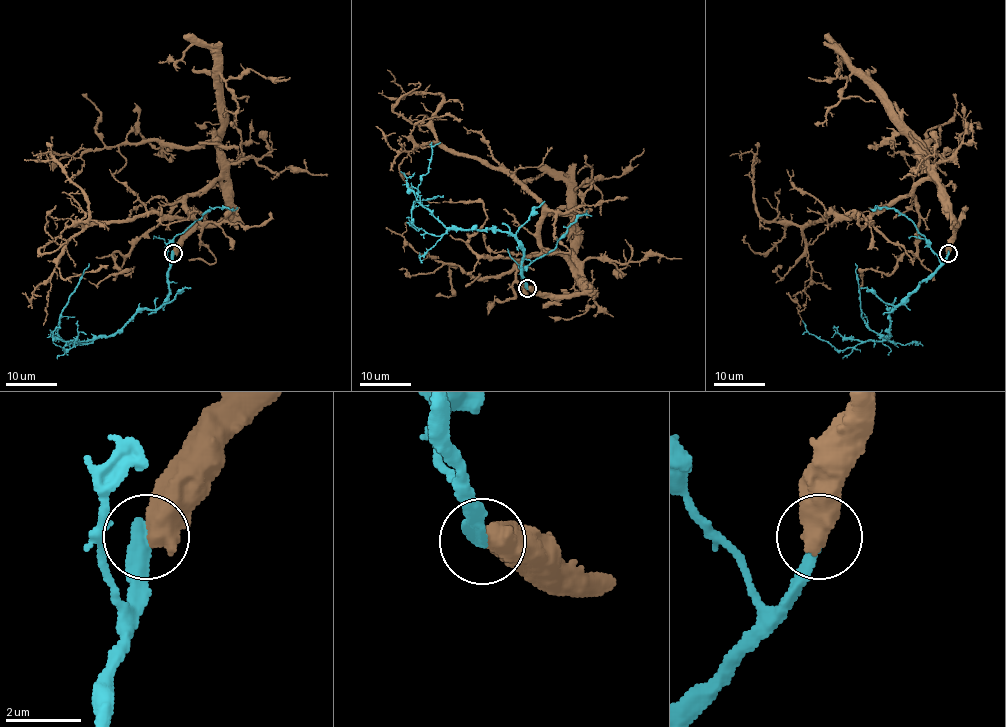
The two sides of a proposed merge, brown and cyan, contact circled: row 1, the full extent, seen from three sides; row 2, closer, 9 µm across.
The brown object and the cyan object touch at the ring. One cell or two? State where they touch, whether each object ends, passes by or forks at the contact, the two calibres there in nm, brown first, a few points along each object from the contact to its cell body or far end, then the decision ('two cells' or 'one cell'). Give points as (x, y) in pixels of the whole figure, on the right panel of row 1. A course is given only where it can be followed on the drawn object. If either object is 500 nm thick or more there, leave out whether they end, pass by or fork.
place (948, 253); calibres 650 and 360 nm; course brown (948, 253), (954, 220), (932, 181), (864, 218), (766, 222), (753, 194), (753, 154), (729, 155); course cyan (948, 253), (934, 271), (890, 310), (889, 337), (895, 343), (868, 327), (860, 307), (855, 263); two cells

